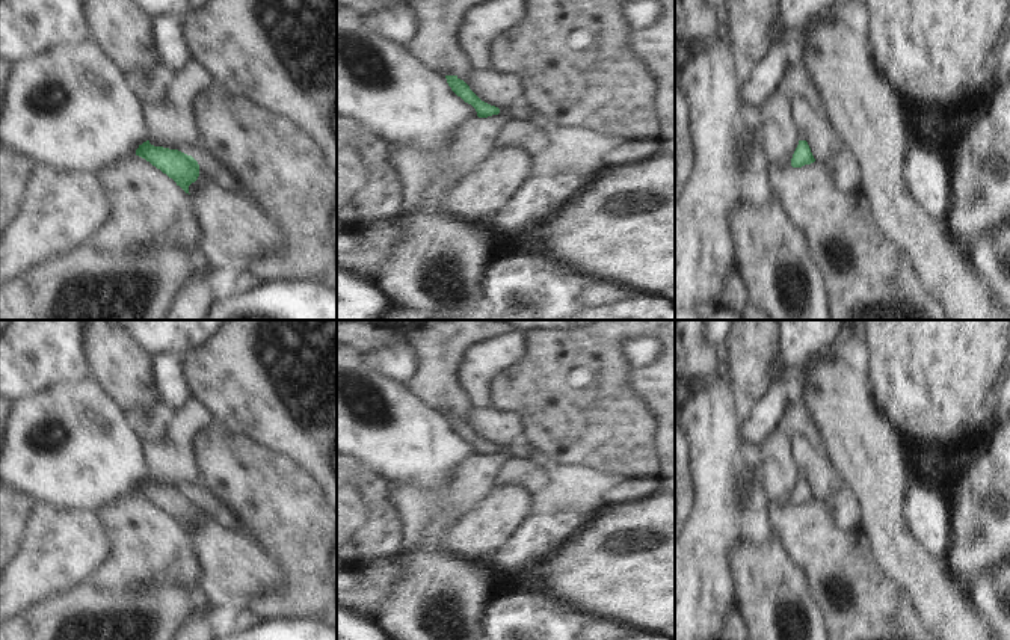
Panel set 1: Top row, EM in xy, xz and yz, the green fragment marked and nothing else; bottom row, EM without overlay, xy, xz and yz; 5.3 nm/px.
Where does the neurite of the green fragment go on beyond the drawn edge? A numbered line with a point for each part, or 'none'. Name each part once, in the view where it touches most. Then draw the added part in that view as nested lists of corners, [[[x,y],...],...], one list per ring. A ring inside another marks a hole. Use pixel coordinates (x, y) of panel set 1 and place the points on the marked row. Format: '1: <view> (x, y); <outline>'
none

